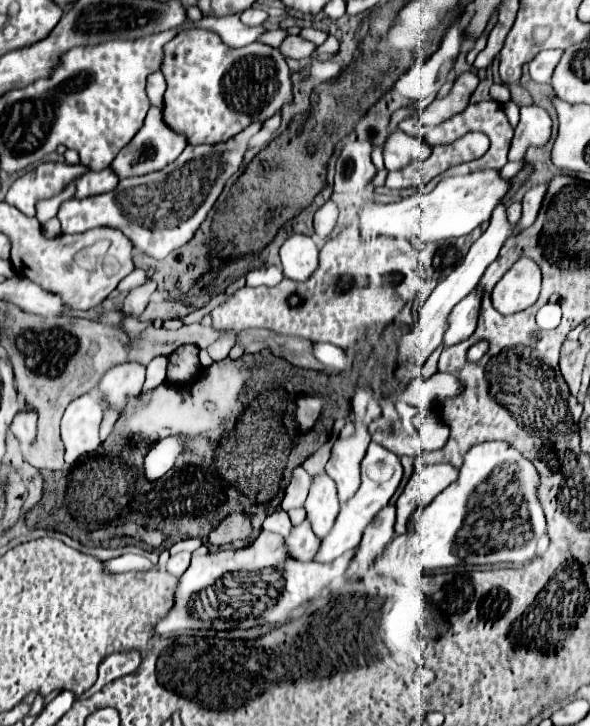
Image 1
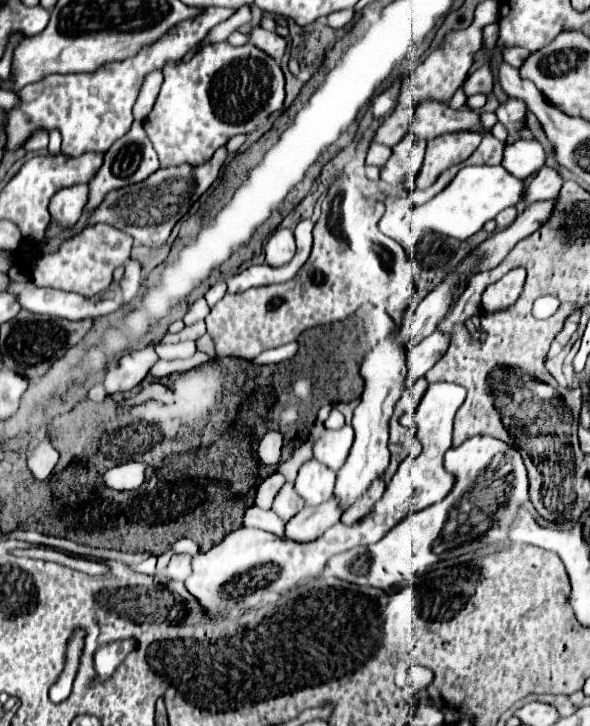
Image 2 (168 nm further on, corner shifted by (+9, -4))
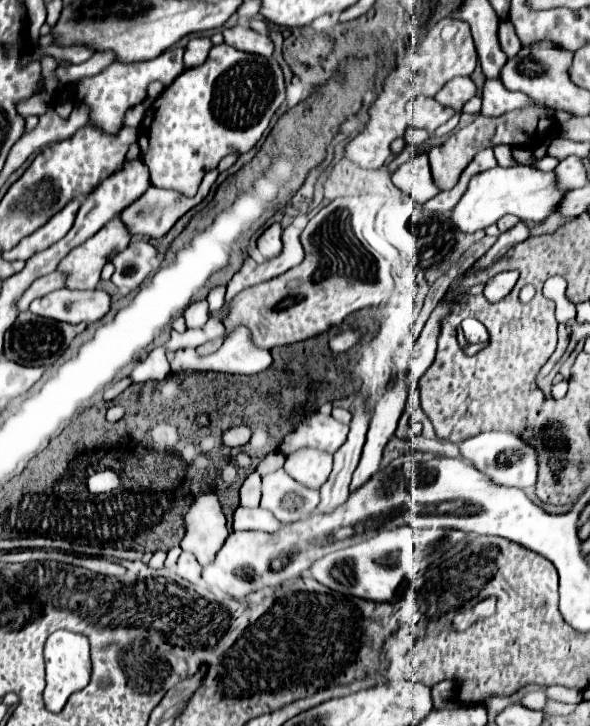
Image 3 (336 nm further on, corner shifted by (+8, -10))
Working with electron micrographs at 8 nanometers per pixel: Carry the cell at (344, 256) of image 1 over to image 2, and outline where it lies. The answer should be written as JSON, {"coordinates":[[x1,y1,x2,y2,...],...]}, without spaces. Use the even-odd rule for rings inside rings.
{"coordinates":[[341,185,341,187,343,187,343,189,329,189,327,197,325,197,323,203,321,203,321,217,319,217,319,221,317,221,315,227,313,227,313,251,311,251,307,263,299,269,297,277,293,277,293,279,287,281,287,283,275,283,275,285,265,285,265,287,253,287,253,289,247,289,247,291,237,293,237,295,227,293,227,295,225,295,225,297,223,297,223,299,213,307,213,309,211,309,211,313,207,315,205,323,207,323,207,335,211,335,211,339,213,339,213,343,215,343,215,353,217,353,217,357,253,359,253,357,257,357,257,353,261,353,261,351,265,351,265,349,273,349,273,347,279,347,279,345,285,345,285,343,295,341,303,331,307,331,307,329,311,329,311,327,327,325,327,323,333,323,333,321,343,321,343,319,347,319,351,313,355,313,355,311,357,311,365,301,385,299,385,297,391,293,389,281,391,281,393,263,395,263,395,257,397,257,397,253,395,253,397,249,393,249,393,247,397,247,397,241,385,237,385,235,379,231,379,227,377,227,379,219,383,217,385,205,383,205,381,201,369,199,369,197,357,193,357,191,349,191,349,189,345,189,345,185],[359,269,365,269,365,285,359,285]]}

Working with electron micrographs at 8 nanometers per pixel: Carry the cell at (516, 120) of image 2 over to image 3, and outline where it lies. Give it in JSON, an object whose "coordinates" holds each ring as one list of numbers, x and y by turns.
{"coordinates":[[488,79,484,83,482,93,482,115,486,117,498,117,514,109,524,107,542,107,540,103,534,103,528,95,522,95,520,91,506,91,498,79]]}

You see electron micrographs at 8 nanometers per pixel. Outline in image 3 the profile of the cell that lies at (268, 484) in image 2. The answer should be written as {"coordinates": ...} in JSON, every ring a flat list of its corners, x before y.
{"coordinates":[[252,473,240,487,240,505,258,507,260,497,262,497,262,477,258,473]]}

